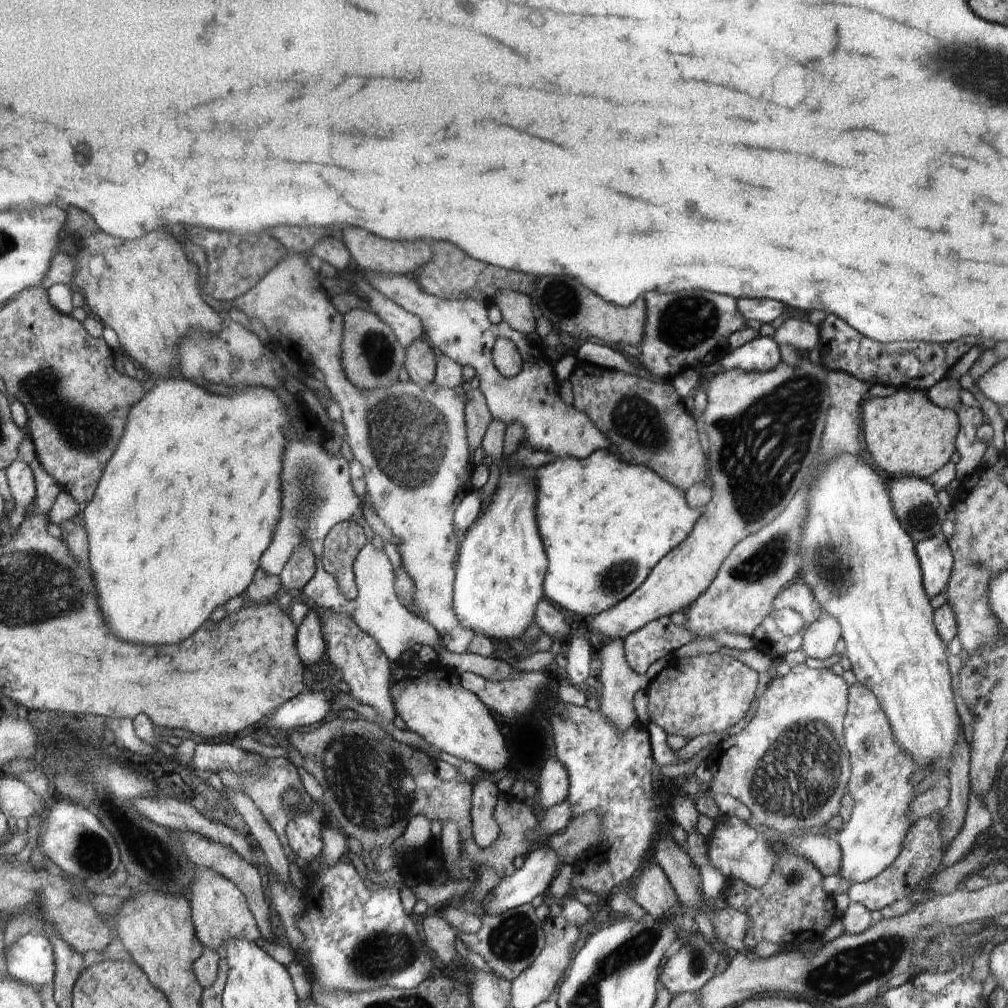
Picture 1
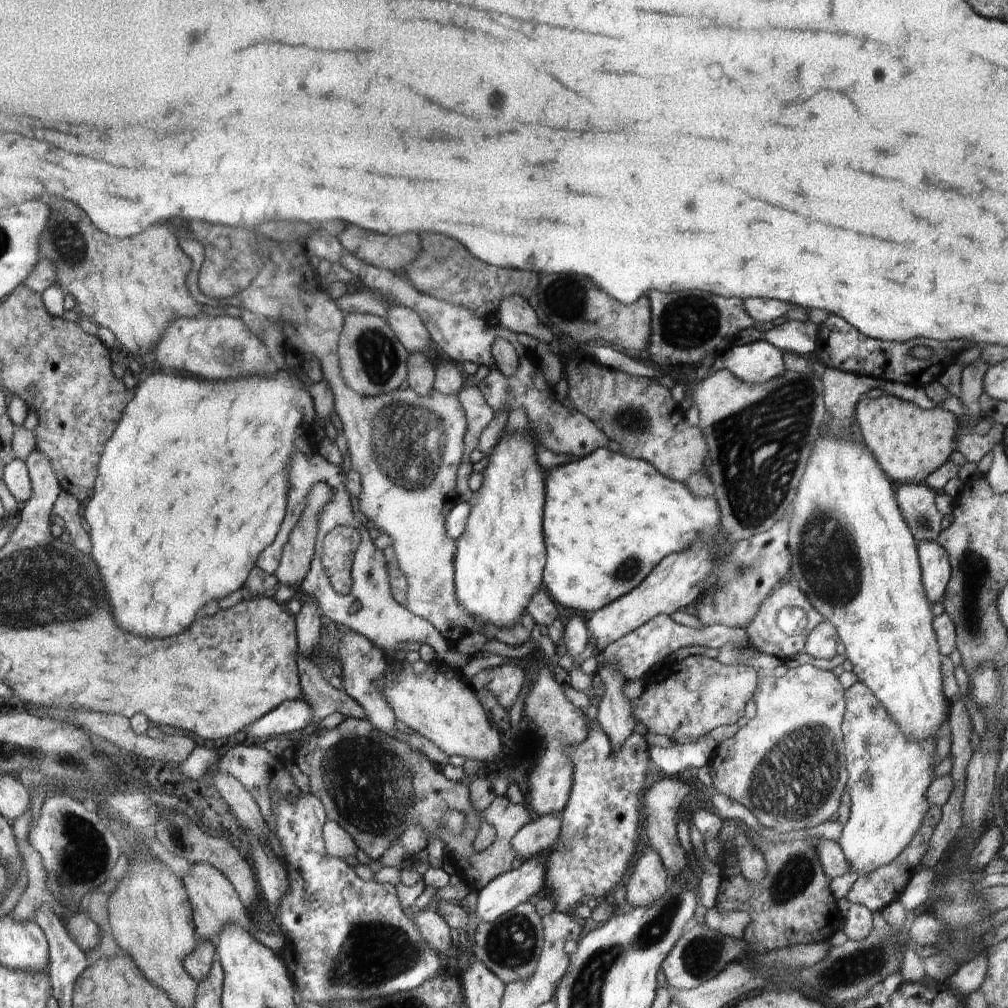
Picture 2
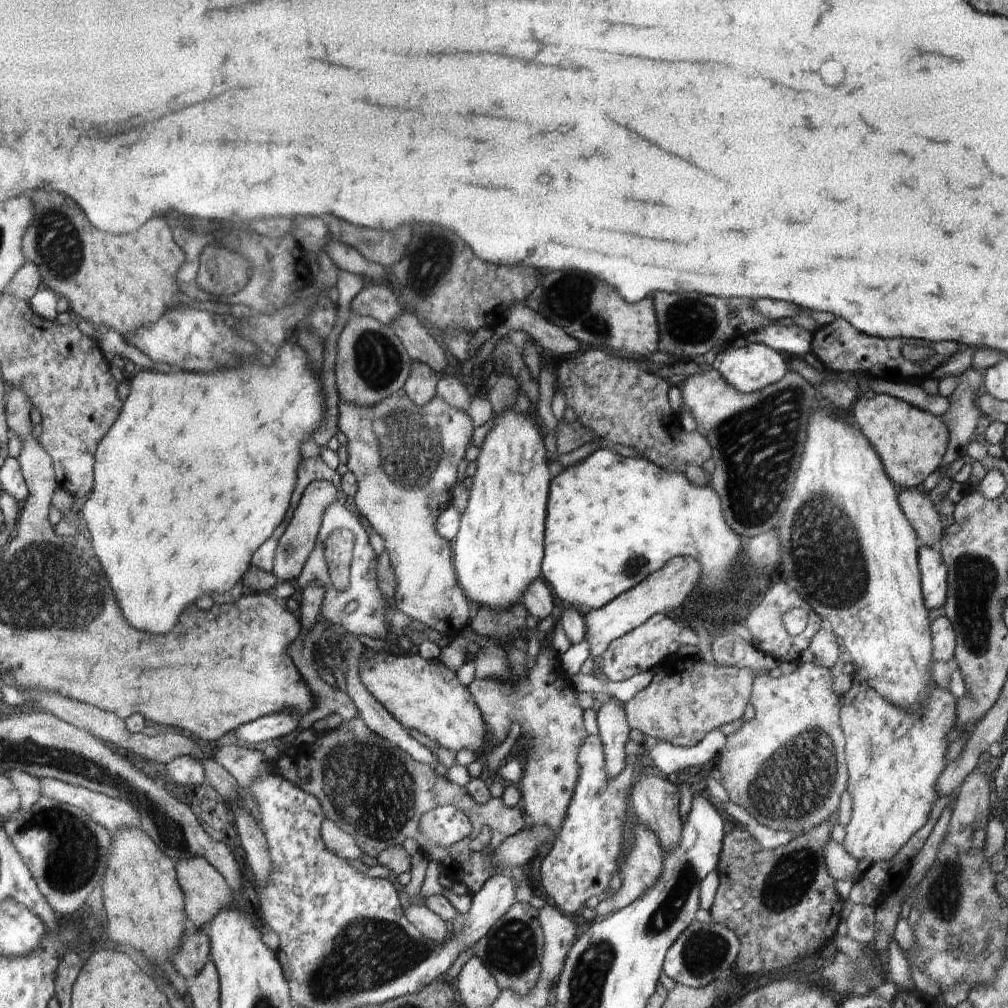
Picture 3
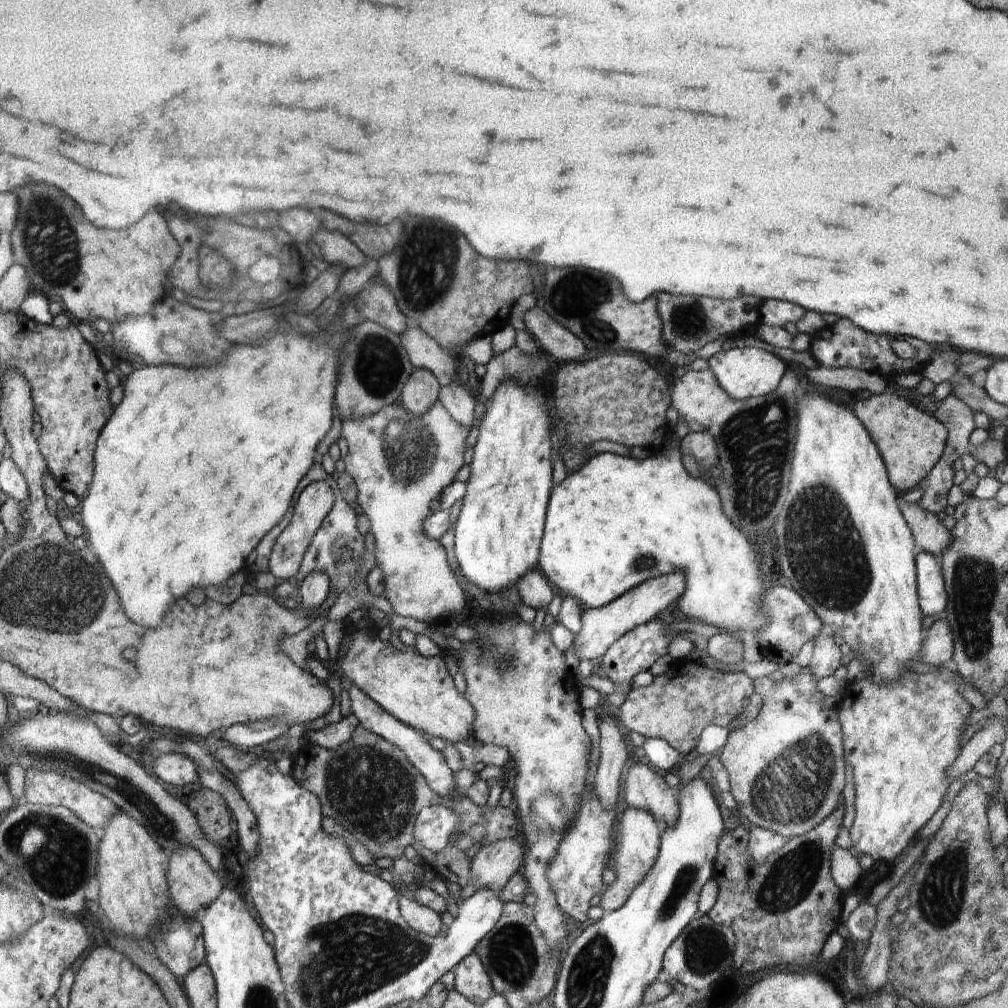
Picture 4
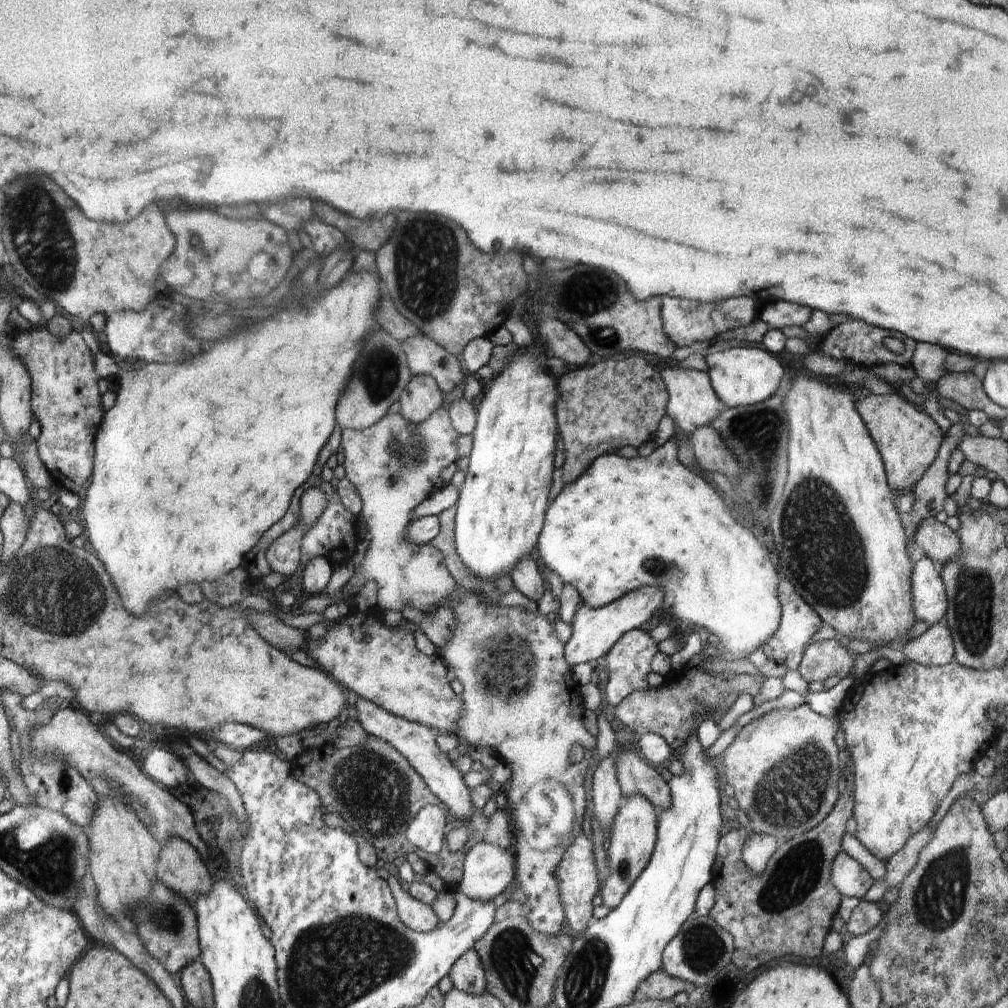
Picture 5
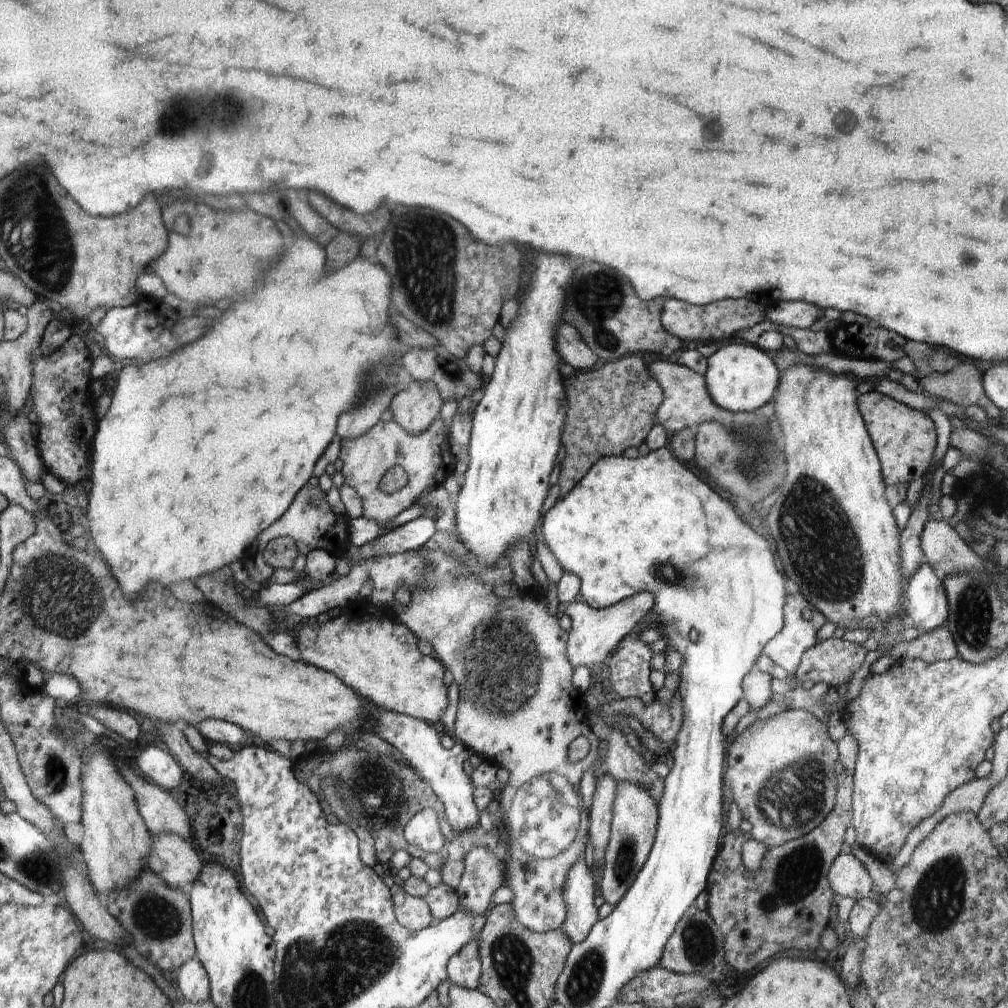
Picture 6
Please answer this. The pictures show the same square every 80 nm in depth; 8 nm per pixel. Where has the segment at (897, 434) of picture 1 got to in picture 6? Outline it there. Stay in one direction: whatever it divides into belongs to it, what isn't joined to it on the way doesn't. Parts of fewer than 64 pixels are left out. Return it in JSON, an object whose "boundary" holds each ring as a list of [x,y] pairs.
{"boundary":[[[876,390],[858,394],[857,405],[879,456],[885,486],[908,485],[928,471],[936,448],[936,429],[924,411],[910,408]]]}

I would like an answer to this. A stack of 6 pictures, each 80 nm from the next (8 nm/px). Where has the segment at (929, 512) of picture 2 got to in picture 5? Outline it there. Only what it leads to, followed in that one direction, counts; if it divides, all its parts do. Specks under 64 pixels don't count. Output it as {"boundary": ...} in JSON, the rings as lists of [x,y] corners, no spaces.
{"boundary":[[[935,516],[919,522],[913,540],[930,557],[937,568],[943,568],[945,562],[953,561],[961,553],[959,536],[946,523],[940,523]]]}

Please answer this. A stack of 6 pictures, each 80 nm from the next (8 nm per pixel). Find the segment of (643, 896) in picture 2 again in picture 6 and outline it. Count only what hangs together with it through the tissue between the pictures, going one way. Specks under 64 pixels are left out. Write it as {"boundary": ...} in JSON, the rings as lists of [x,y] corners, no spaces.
{"boundary":[[[617,782],[617,795],[612,809],[611,835],[605,848],[605,855],[601,860],[602,896],[610,906],[615,907],[620,904],[622,897],[632,888],[637,874],[644,868],[656,842],[656,820],[660,820],[659,810],[660,808],[656,808],[656,802],[649,791],[634,783]]]}

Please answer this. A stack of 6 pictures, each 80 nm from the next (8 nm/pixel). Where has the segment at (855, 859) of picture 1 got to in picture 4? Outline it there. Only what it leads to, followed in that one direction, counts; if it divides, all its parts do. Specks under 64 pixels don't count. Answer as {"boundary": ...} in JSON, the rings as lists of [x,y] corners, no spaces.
{"boundary":[[[909,670],[892,685],[872,682],[871,676],[865,674],[849,681],[843,690],[836,711],[843,732],[843,756],[853,772],[856,816],[849,828],[850,850],[858,855],[868,854],[875,862],[894,861],[940,808],[950,784],[948,767],[961,749],[962,727],[974,711],[958,692],[959,682],[966,683],[958,673],[922,674]]]}

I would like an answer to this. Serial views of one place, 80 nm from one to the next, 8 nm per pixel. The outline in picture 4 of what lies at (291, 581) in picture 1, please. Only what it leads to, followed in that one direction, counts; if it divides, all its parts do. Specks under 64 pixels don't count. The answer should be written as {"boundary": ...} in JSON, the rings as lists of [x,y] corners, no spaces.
{"boundary":[[[329,481],[310,483],[308,488],[302,490],[297,498],[296,506],[294,506],[292,518],[276,539],[273,552],[269,558],[269,572],[274,574],[276,578],[288,581],[298,574],[302,558],[306,554],[308,546],[310,546],[312,536],[316,534],[324,518],[328,516],[330,509],[334,506],[334,501],[333,490]]]}

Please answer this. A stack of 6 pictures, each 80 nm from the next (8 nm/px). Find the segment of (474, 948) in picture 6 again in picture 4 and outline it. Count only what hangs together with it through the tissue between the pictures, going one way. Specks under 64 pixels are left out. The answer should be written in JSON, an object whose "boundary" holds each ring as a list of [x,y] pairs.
{"boundary":[[[472,952],[468,957],[465,957],[454,968],[454,974],[454,989],[470,1002],[483,1005],[490,997],[494,996],[492,978],[476,953]]]}

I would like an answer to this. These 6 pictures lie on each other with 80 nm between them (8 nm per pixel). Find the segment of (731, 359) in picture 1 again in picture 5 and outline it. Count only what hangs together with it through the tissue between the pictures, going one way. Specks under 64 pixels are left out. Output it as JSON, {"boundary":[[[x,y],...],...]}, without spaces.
{"boundary":[[[735,347],[723,352],[714,352],[705,356],[709,369],[708,374],[712,379],[713,389],[726,403],[726,406],[739,407],[756,405],[772,397],[778,390],[784,368],[778,358],[771,352],[760,348]]]}

